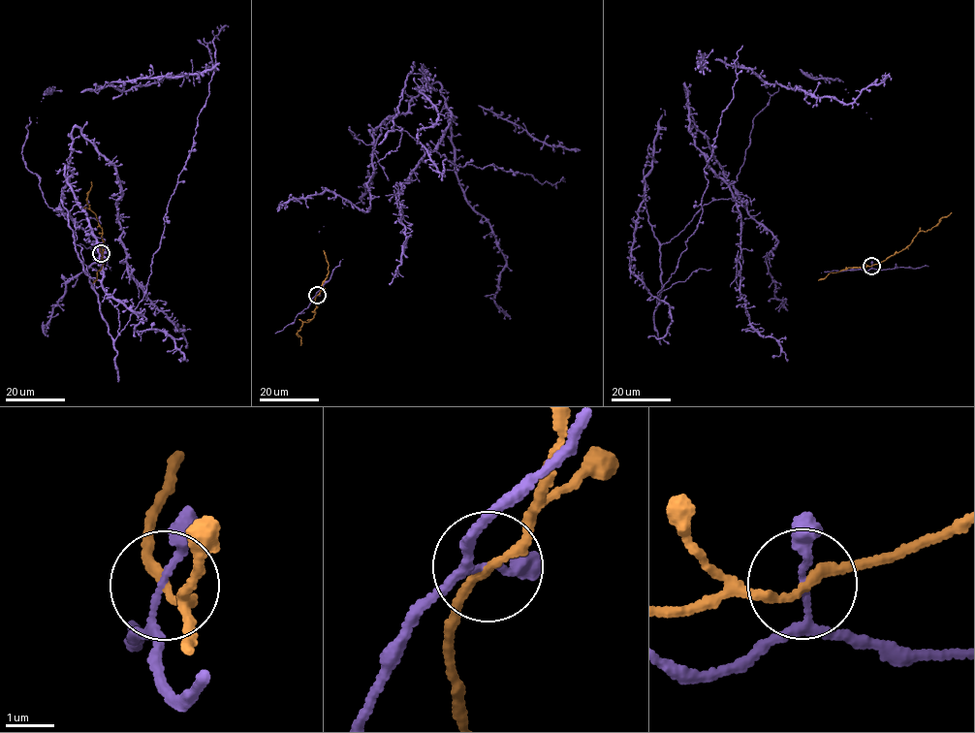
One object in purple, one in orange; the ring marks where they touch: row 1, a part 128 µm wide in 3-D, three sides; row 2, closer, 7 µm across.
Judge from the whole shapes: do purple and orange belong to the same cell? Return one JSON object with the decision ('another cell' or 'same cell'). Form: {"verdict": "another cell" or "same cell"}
{"verdict": "another cell"}

